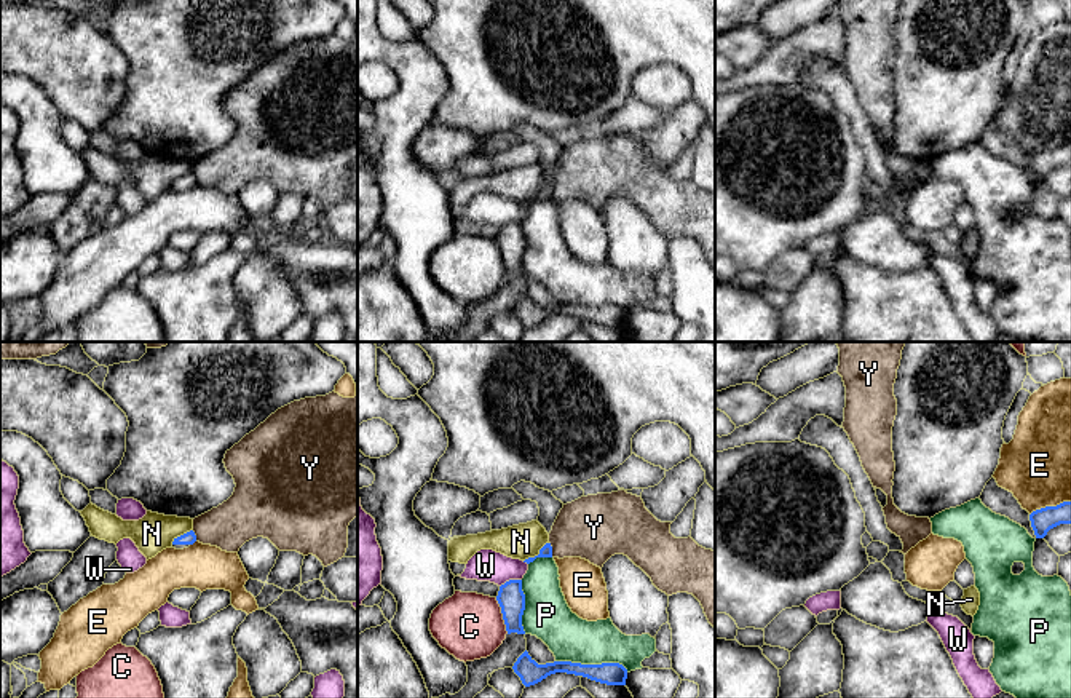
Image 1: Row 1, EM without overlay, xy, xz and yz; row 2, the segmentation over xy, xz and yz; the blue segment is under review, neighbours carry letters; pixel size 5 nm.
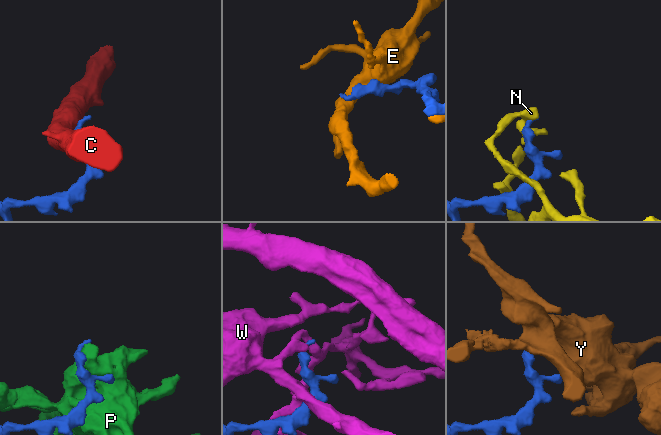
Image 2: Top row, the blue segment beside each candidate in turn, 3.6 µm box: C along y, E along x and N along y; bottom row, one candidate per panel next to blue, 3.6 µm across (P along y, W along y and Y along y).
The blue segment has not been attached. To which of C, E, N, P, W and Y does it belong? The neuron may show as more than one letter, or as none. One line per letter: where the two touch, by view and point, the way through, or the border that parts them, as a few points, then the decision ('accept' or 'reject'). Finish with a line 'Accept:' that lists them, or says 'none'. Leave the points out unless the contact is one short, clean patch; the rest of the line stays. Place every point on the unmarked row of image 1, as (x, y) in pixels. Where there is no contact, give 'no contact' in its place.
C: contact xz (503, 257); border xz (495, 240), (508, 275); reject
E: contact yz (1049, 149); reject
N: contact xz (538, 197); border xz (548, 184), (537, 197), (524, 203); reject
P: contact xz (592, 307); reject
W: contact xz (509, 222); reject
Y: contact xz (551, 192); border xz (549, 184), (553, 198); reject
Accept: none

